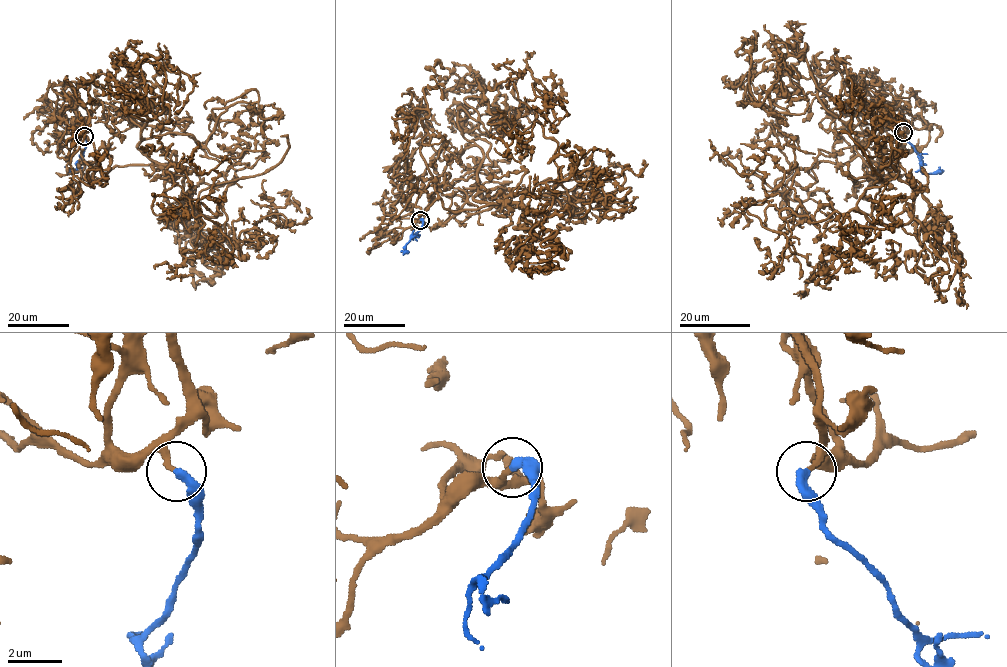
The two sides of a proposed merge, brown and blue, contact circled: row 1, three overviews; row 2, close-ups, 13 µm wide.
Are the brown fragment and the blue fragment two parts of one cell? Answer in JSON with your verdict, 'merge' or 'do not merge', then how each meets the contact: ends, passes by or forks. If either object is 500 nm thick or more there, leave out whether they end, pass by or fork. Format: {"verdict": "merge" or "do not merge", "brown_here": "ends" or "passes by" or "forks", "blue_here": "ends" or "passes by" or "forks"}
{"verdict": "merge", "brown_here": "ends", "blue_here": "ends"}

